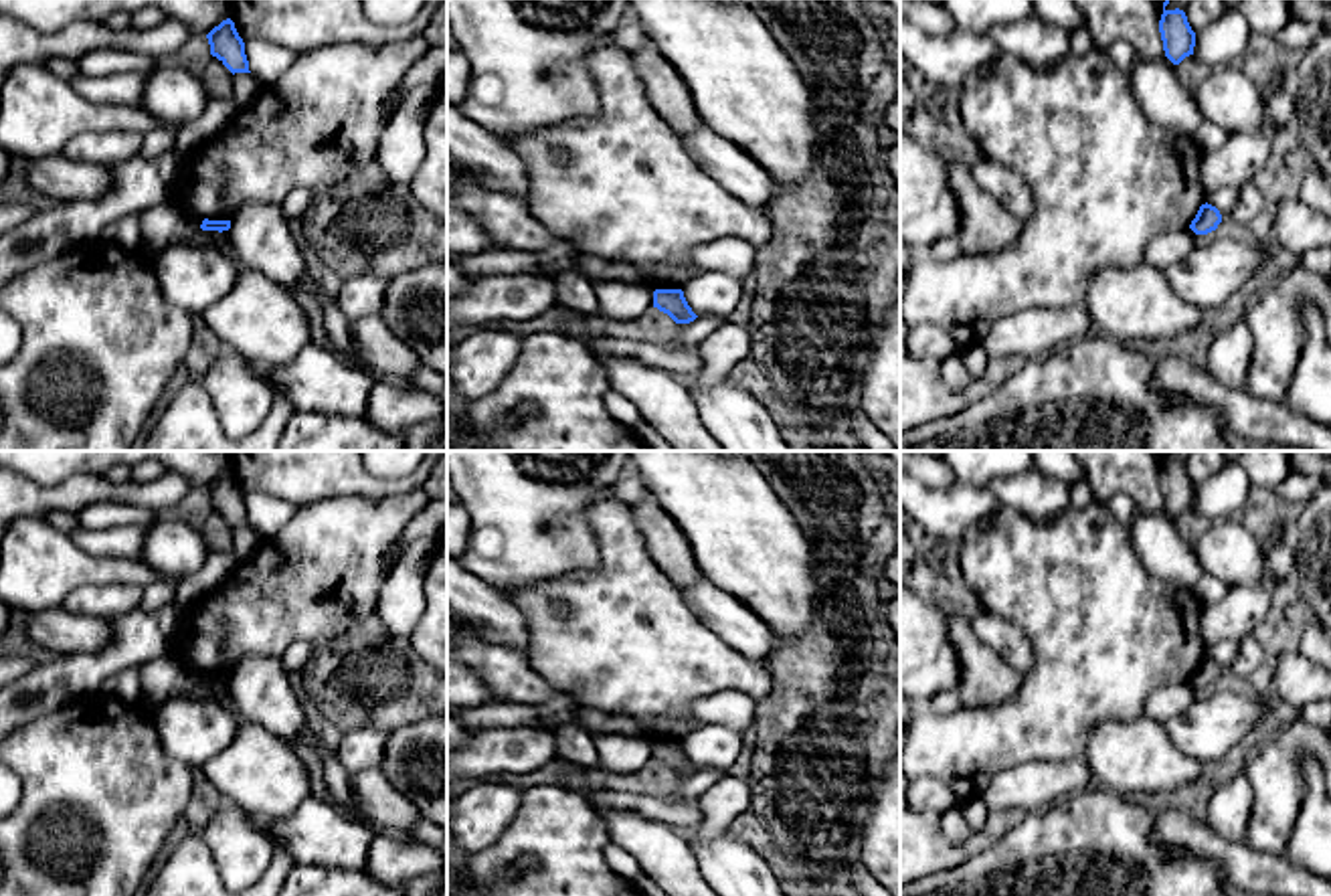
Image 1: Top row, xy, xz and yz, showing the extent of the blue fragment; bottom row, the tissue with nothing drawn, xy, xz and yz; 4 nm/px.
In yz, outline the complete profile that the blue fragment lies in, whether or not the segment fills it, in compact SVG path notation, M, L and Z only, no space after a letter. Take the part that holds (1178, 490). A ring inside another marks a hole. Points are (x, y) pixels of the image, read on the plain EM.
M1169 453L1163 455L1163 467L1159 473L1159 485L1163 494L1165 510L1179 518L1185 510L1193 508L1195 500L1195 485L1191 483L1187 469L1183 463L1167 463L1165 459Z

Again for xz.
M655 742L653 760L668 767L676 777L690 777L698 771L688 758L682 742Z

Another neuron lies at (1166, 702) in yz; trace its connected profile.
M1191 682L1167 684L1151 692L1145 704L1145 716L1165 724L1183 714L1195 700L1197 694Z

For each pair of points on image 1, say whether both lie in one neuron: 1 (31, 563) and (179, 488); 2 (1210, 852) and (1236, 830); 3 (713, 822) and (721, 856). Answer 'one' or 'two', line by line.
1: two
2: two
3: two

